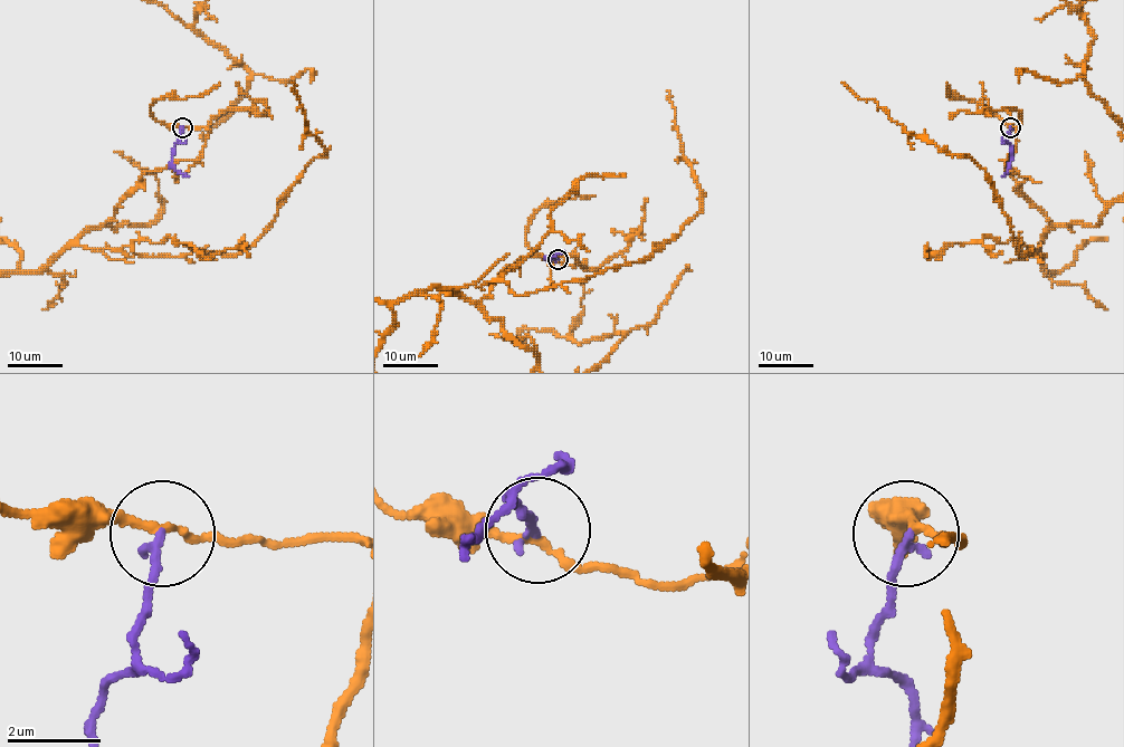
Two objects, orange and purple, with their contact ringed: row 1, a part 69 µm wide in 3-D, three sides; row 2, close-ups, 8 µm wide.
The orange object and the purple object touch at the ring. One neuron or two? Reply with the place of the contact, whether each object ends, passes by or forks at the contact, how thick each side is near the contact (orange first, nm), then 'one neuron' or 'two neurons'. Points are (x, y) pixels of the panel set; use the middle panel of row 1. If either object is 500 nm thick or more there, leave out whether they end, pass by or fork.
place (558, 259); orange passes by; purple ends; calibres 160 and 180 nm; two neurons

